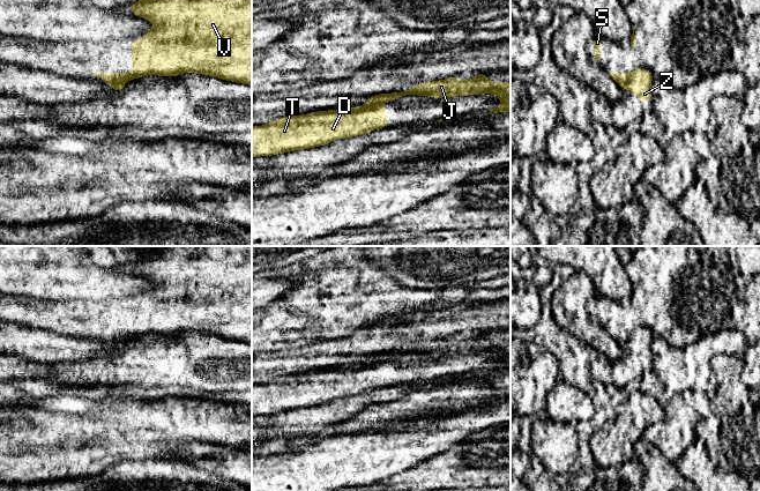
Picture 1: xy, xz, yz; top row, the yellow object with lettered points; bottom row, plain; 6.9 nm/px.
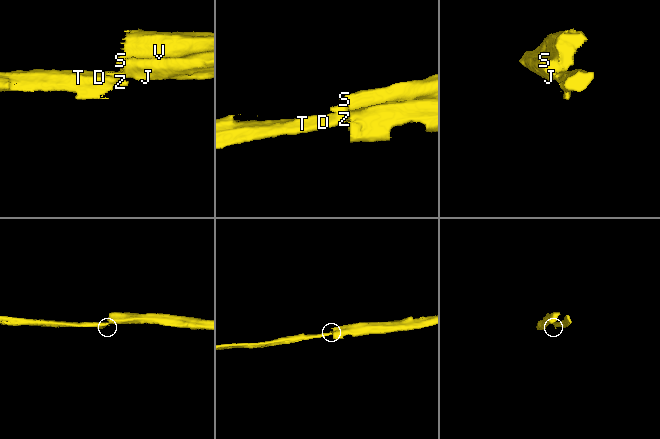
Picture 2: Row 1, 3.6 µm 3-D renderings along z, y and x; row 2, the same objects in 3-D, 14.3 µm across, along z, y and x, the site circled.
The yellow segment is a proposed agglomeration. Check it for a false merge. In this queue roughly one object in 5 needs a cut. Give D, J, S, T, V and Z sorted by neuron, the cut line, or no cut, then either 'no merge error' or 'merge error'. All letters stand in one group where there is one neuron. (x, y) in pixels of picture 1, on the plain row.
D T Z / J S V | xz (382, 361), (375, 364), (362, 365) | merge error

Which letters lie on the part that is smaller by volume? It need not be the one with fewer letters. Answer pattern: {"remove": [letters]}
{"remove": ["D", "T", "Z"]}

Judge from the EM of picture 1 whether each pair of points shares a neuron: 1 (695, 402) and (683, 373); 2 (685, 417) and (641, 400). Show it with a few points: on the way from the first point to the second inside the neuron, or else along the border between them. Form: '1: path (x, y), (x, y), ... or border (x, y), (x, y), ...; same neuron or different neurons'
1: border (677, 393), (686, 391), (702, 392), (710, 400); different neurons
2: border (664, 408), (664, 417), (646, 429); different neurons

